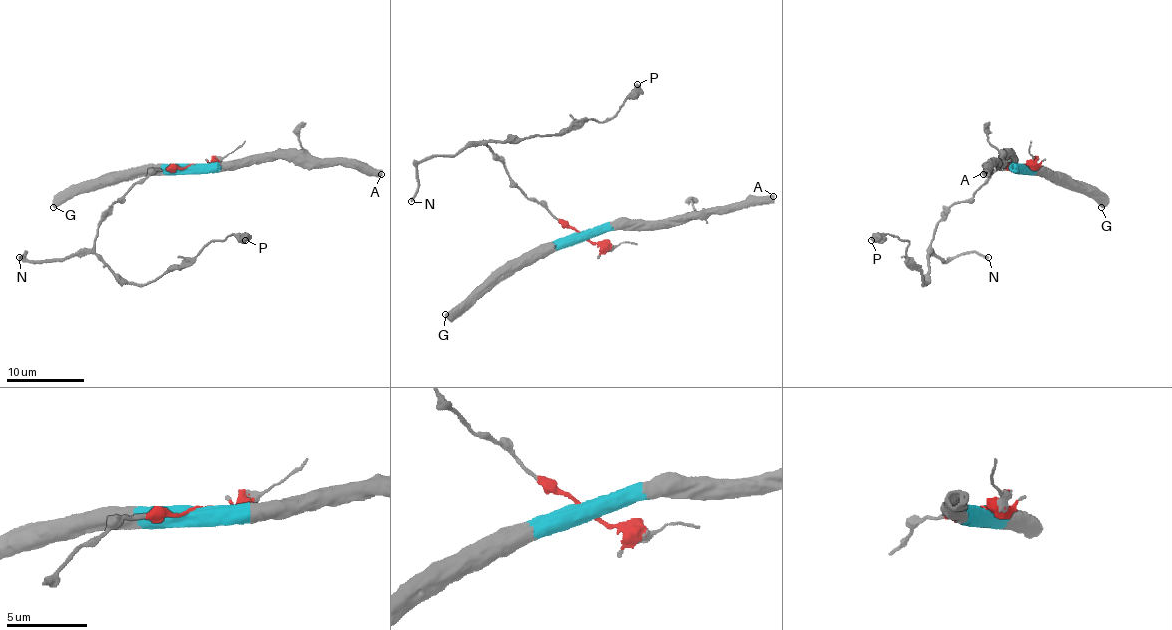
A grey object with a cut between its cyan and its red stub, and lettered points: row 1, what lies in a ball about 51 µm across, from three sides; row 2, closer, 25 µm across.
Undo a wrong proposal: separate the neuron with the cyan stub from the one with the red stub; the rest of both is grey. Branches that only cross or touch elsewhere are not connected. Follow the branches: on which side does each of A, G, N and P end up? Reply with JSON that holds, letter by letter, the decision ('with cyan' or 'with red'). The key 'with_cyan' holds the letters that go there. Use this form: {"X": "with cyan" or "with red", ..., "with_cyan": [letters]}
{"A": "with cyan", "G": "with cyan", "N": "with red", "P": "with red", "with_cyan": ["A", "G"]}

